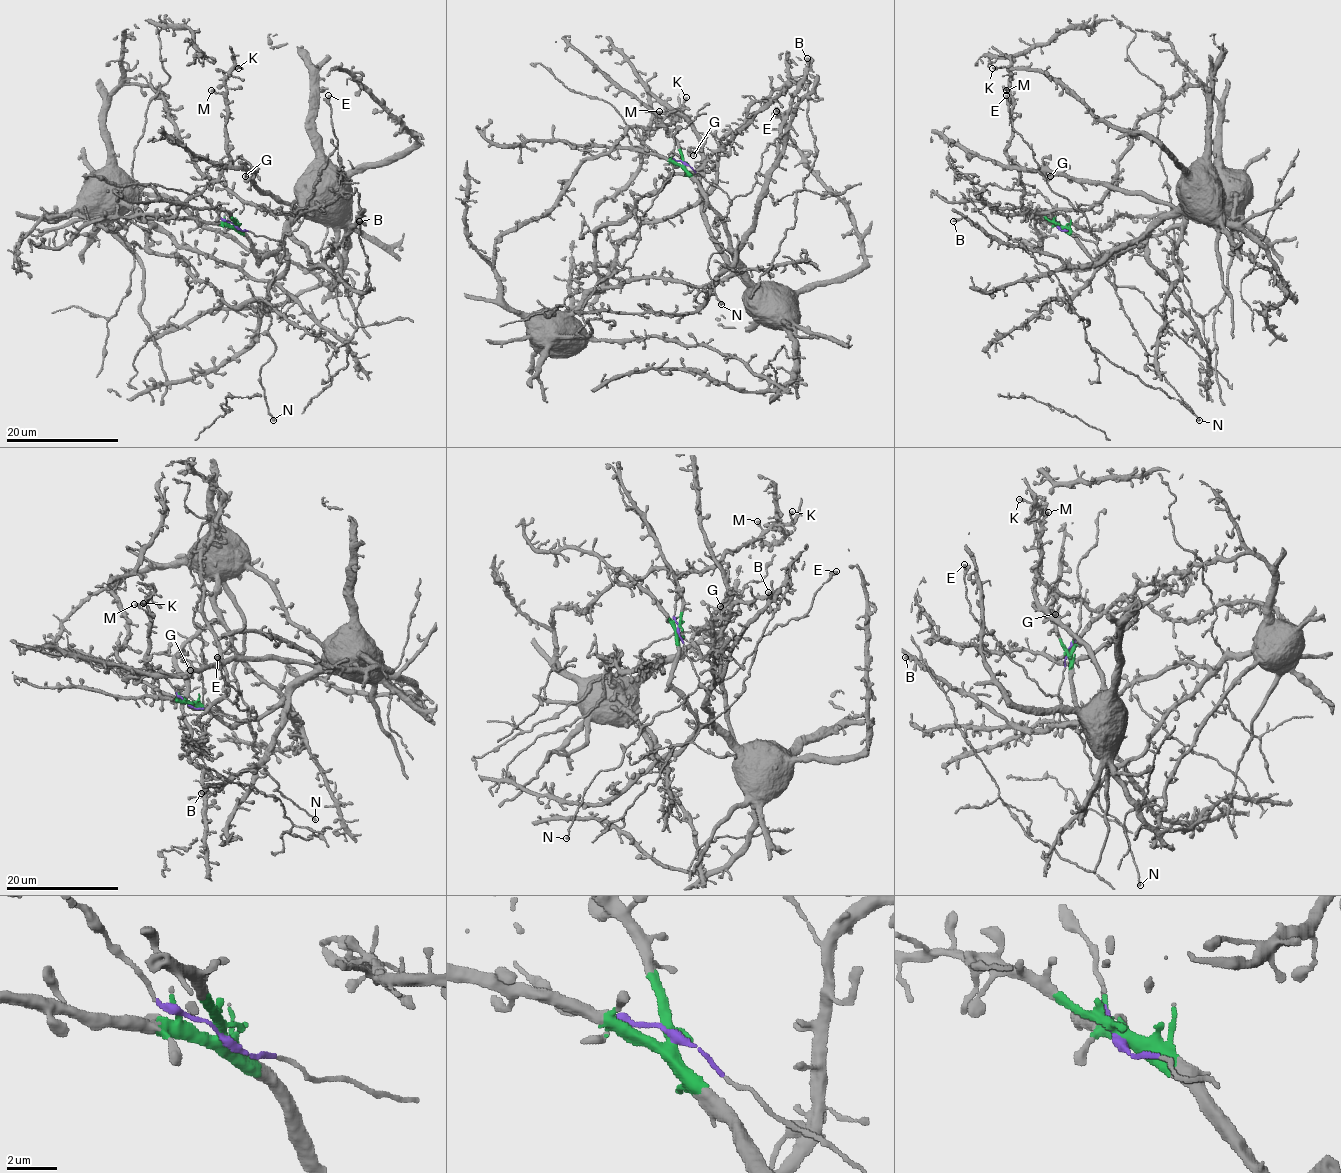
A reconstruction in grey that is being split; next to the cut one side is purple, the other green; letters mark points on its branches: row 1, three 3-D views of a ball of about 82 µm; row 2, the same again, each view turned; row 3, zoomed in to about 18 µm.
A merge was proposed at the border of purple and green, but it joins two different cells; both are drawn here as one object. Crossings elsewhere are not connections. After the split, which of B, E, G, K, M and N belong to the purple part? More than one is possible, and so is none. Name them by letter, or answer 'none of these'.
E, K, M, N

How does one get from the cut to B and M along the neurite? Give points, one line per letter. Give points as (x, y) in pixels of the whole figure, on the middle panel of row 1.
B: (683, 163), (735, 250), (752, 226), (762, 185), (777, 154), (783, 114), (808, 67), (807, 57)
M: (683, 163), (659, 158), (644, 143), (676, 116), (676, 112), (673, 116), (659, 111)

